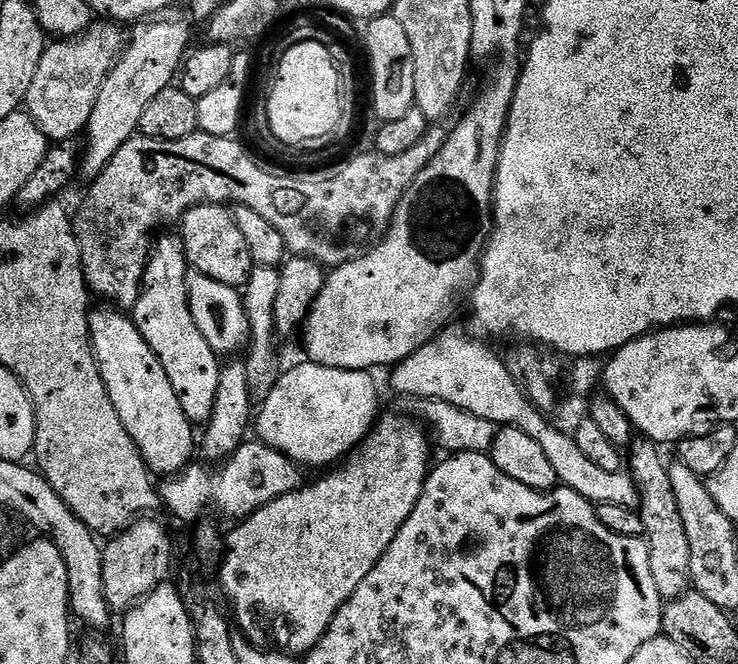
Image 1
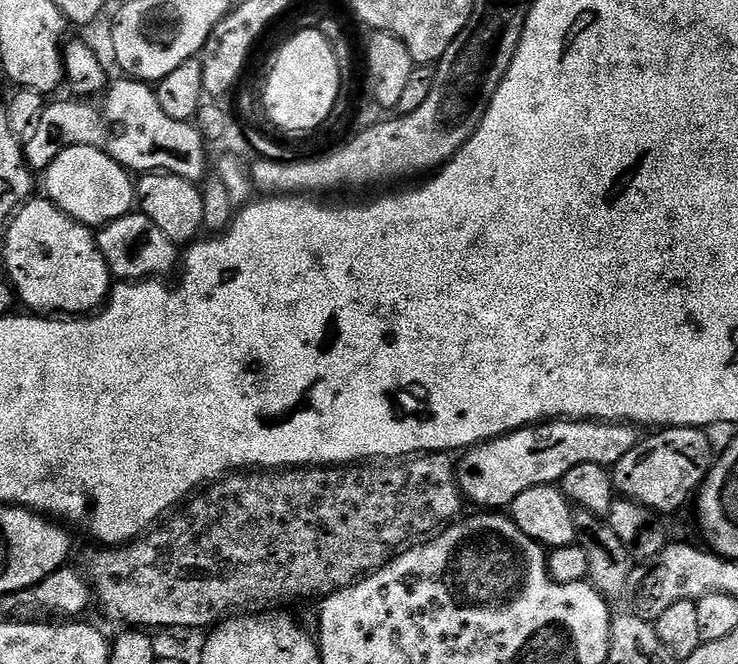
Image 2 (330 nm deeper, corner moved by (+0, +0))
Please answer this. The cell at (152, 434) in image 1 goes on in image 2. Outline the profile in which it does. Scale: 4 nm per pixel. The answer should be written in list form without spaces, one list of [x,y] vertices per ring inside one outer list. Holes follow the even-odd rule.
[[[29,199],[28,203],[9,219],[8,227],[3,233],[2,268],[8,274],[19,303],[21,300],[28,307],[25,309],[36,314],[88,314],[99,309],[110,295],[114,277],[108,269],[106,258],[102,258],[102,250],[96,244],[93,229],[70,218],[51,200],[36,199]]]

